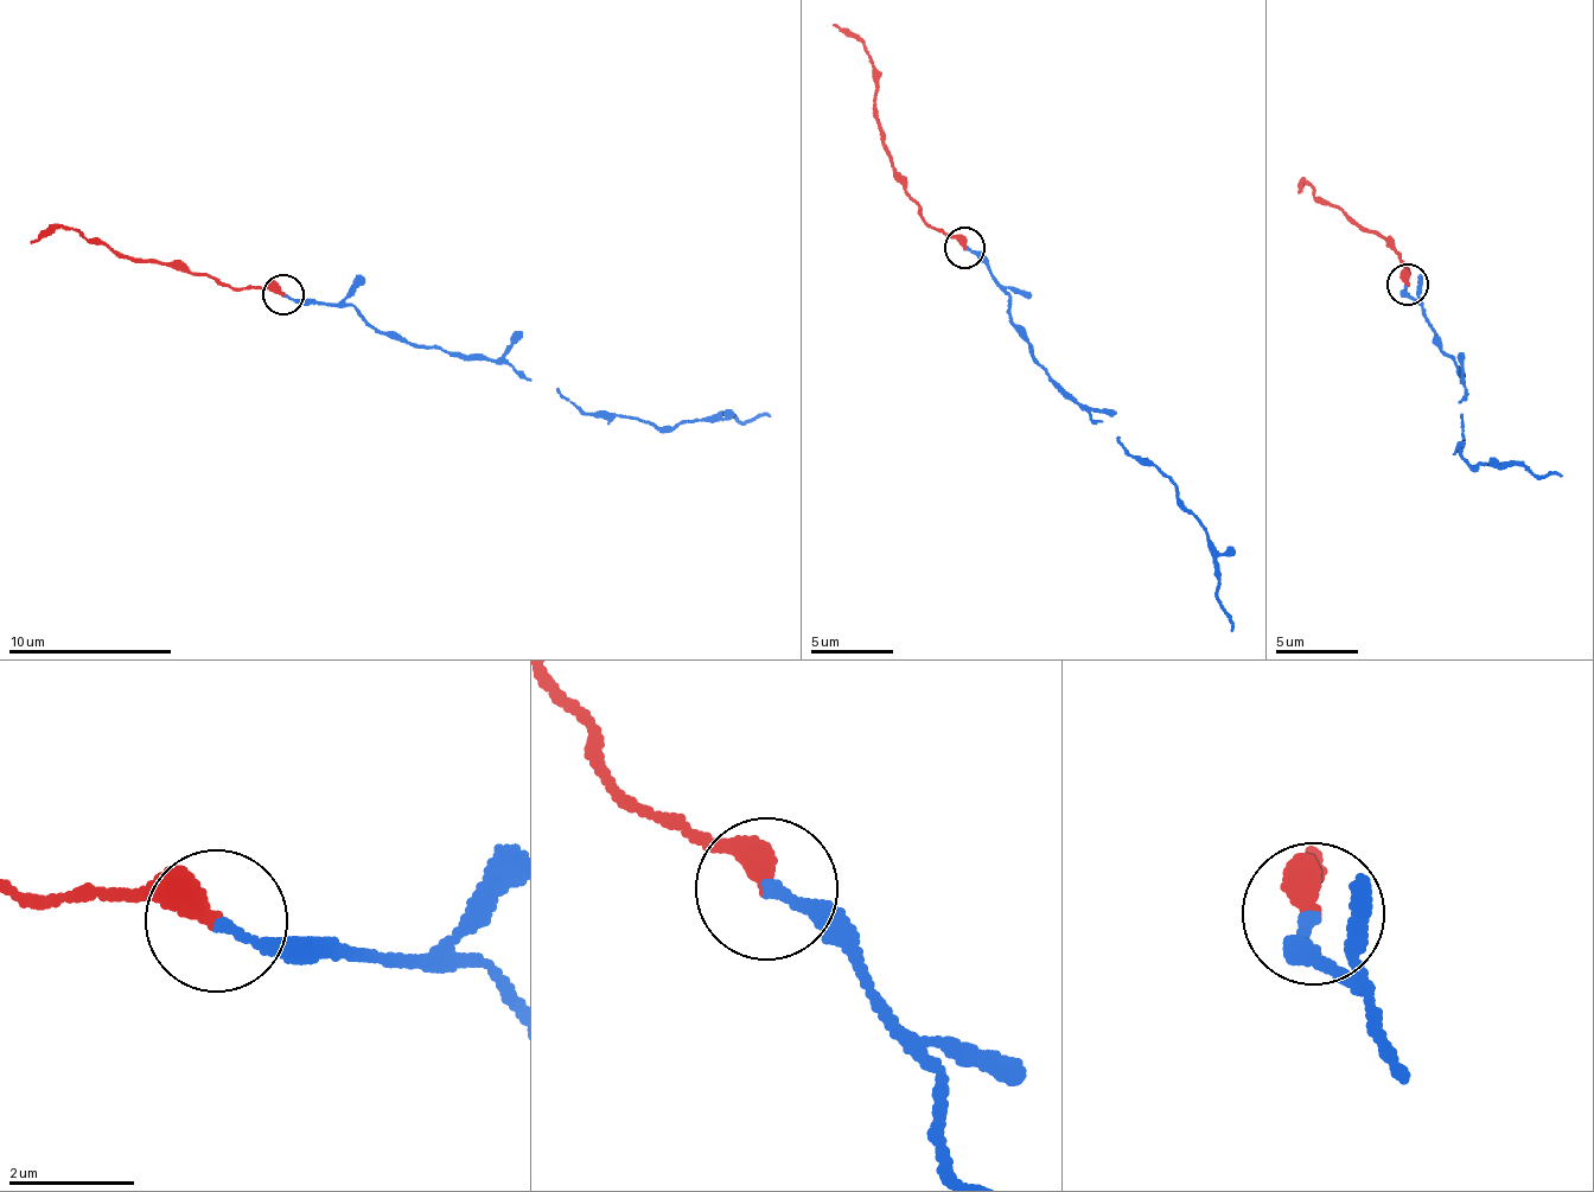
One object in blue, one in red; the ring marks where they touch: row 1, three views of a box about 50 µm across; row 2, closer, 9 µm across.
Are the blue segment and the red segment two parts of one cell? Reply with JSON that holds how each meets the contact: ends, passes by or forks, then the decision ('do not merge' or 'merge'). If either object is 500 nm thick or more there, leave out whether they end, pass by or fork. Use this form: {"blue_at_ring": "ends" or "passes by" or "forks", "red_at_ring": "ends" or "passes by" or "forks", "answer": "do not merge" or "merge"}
{"blue_at_ring": "ends", "red_at_ring": "ends", "answer": "do not merge"}

